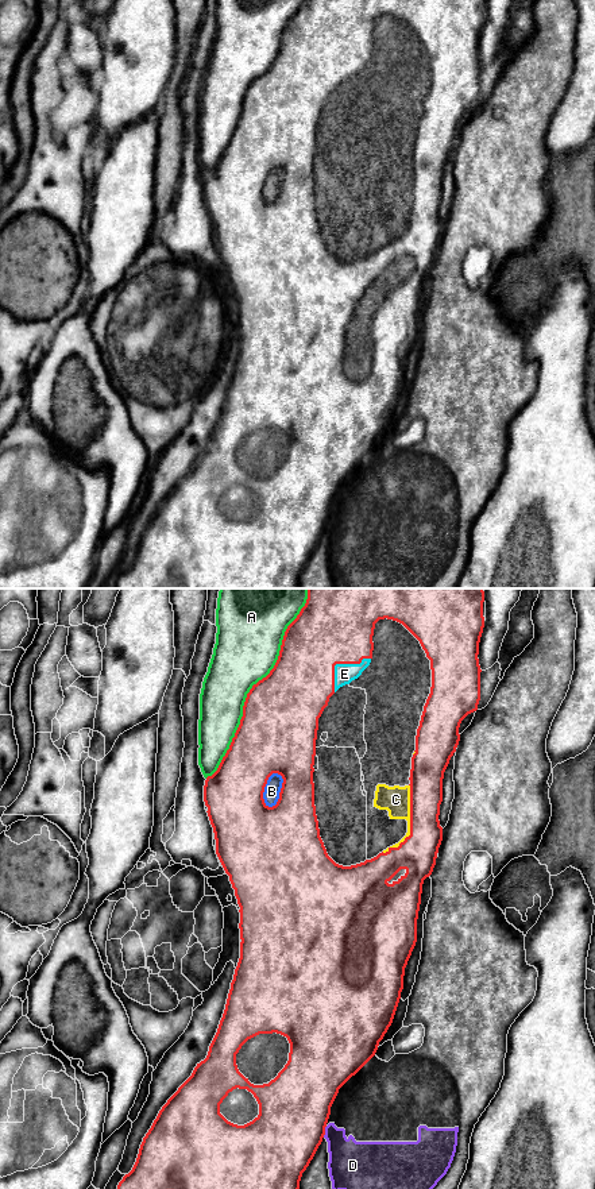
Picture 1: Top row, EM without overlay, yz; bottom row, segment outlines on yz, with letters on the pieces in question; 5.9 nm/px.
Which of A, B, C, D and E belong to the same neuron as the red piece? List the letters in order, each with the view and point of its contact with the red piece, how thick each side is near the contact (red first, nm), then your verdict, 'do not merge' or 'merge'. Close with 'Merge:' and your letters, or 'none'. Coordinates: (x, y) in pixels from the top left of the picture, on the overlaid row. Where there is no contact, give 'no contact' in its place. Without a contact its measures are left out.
A: yz (257, 683) | 460/380 nm | do not merge
B: yz (263, 788) | 360/100 nm | merge
C: yz (410, 822) | 220/160 nm | merge
D: yz (324, 1131) | 420/280 nm | do not merge
E: yz (339, 663) | 460/120 nm | merge
Merge: B, C, E

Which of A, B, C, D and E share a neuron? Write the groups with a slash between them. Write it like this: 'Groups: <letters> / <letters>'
Groups: A / B C E / D

